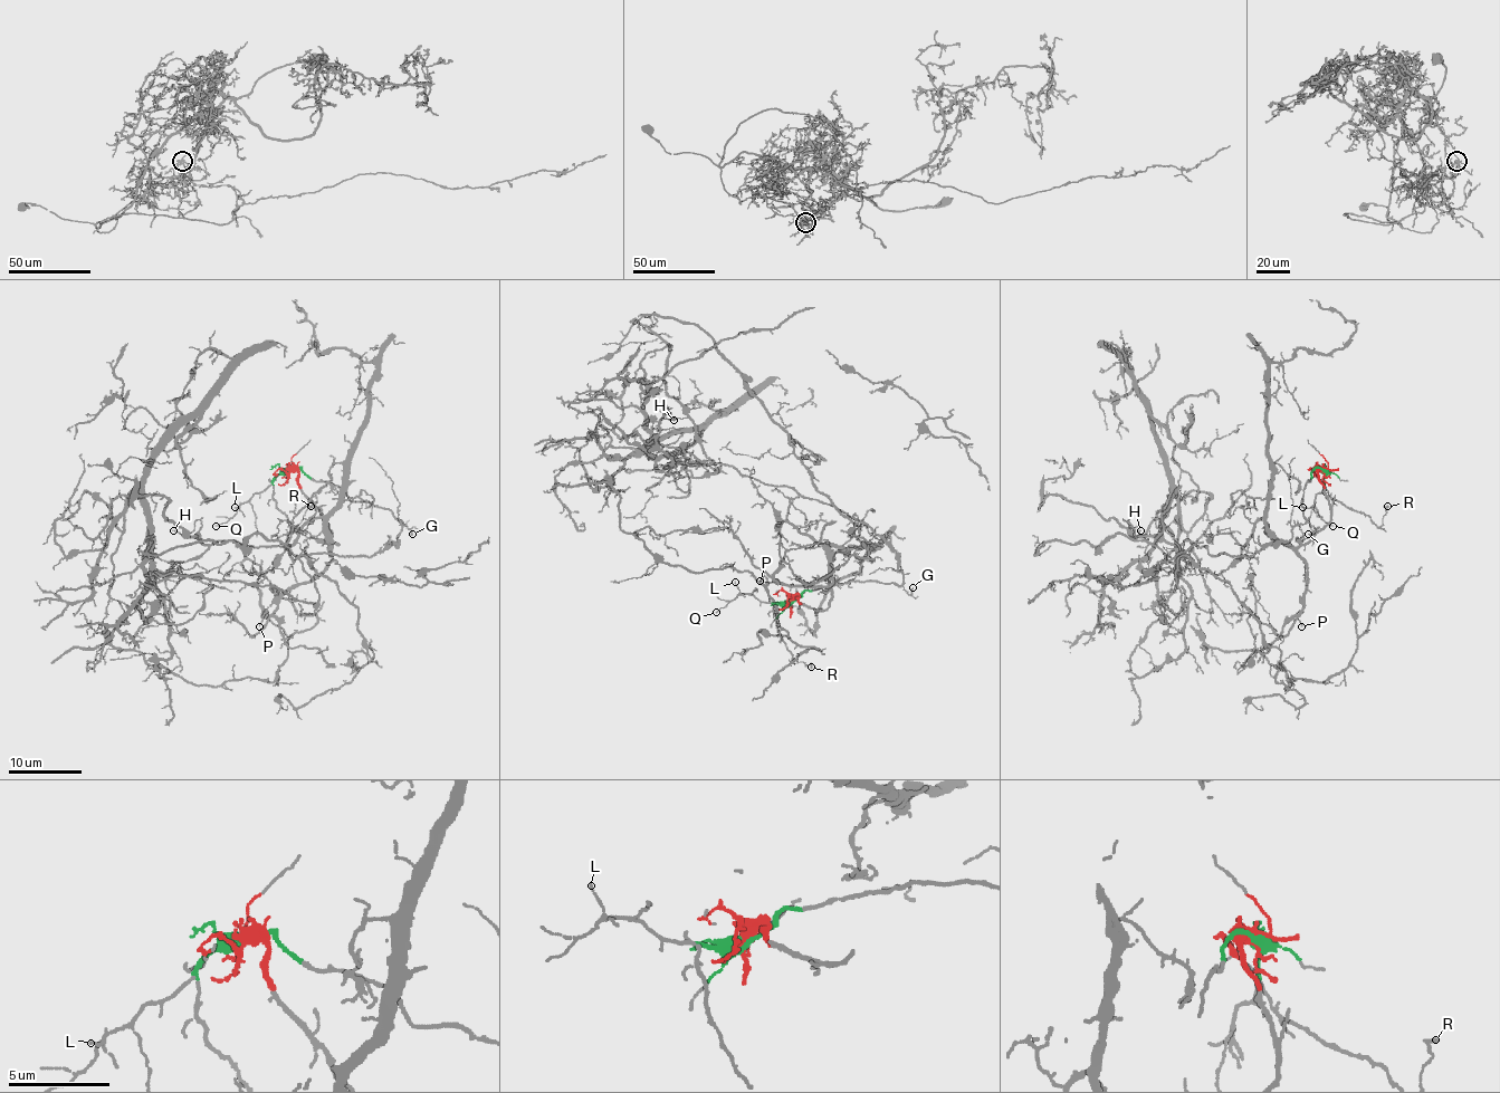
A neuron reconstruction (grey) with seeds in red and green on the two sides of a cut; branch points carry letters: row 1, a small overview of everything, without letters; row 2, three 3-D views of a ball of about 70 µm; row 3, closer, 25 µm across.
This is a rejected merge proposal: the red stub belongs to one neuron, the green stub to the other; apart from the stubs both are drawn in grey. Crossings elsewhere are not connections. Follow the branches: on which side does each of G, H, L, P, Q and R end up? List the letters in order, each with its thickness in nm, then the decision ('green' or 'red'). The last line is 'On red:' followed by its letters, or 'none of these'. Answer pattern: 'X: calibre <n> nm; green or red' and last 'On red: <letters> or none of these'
G: calibre 120 nm; green
H: calibre 110 nm; green
L: calibre 110 nm; green
P: calibre 100 nm; red
Q: calibre 100 nm; green
R: calibre 160 nm; green
On red: P

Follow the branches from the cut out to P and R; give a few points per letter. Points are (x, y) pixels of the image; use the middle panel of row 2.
P: (792, 600), (824, 609), (830, 576), (832, 582), (813, 585), (763, 576), (758, 582)
R: (792, 600), (773, 603), (777, 629), (793, 659), (812, 668)

